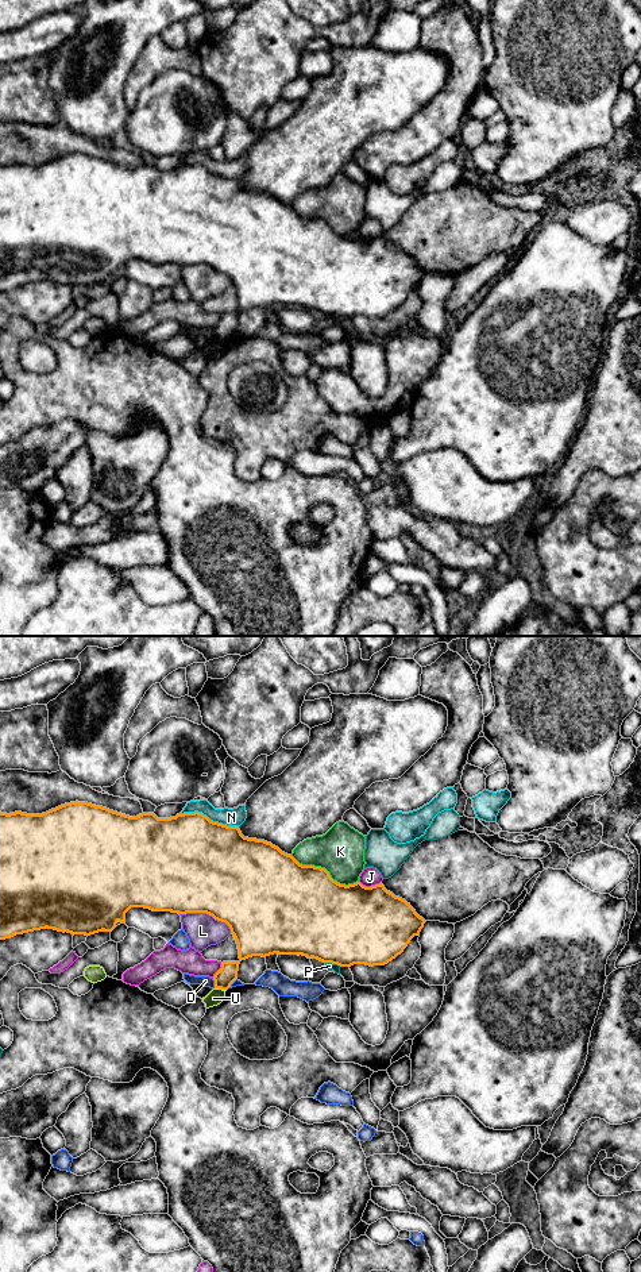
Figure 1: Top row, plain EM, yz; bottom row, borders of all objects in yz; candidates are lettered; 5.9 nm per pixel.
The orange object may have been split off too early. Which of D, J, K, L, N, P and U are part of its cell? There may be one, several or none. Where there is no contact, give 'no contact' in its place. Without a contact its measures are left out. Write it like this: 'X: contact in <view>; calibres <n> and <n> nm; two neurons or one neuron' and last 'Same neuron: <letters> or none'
D: contact in yz; calibres 110 and 60 nm; two neurons
J: contact in yz; calibres 480 and 110 nm; two neurons
K: contact in yz; calibres 460 and 280 nm; two neurons
L: contact in yz; calibres 500 and 200 nm; two neurons
N: contact in yz; calibres 500 and 110 nm; two neurons
P: contact in yz; calibres 480 and 50 nm; two neurons
U: contact in yz; calibres 110 and 90 nm; two neurons
Same neuron: none

